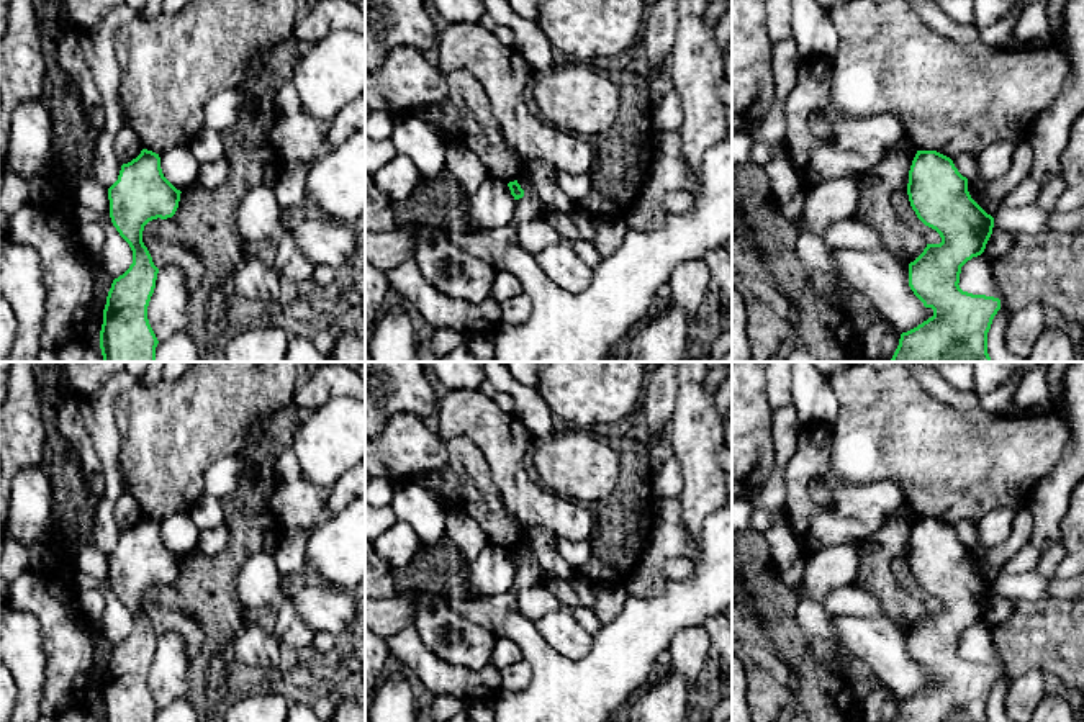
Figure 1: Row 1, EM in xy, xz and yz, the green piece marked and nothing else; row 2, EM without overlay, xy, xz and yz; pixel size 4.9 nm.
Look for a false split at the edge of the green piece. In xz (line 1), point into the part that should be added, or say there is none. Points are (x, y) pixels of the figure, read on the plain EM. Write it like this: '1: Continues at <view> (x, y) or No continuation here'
1: No continuation here

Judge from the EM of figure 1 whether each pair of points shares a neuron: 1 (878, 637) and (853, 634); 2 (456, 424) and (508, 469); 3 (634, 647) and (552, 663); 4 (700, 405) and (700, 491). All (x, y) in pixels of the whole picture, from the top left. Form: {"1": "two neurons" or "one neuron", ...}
{"1": "one neuron", "2": "one neuron", "3": "one neuron", "4": "one neuron"}

